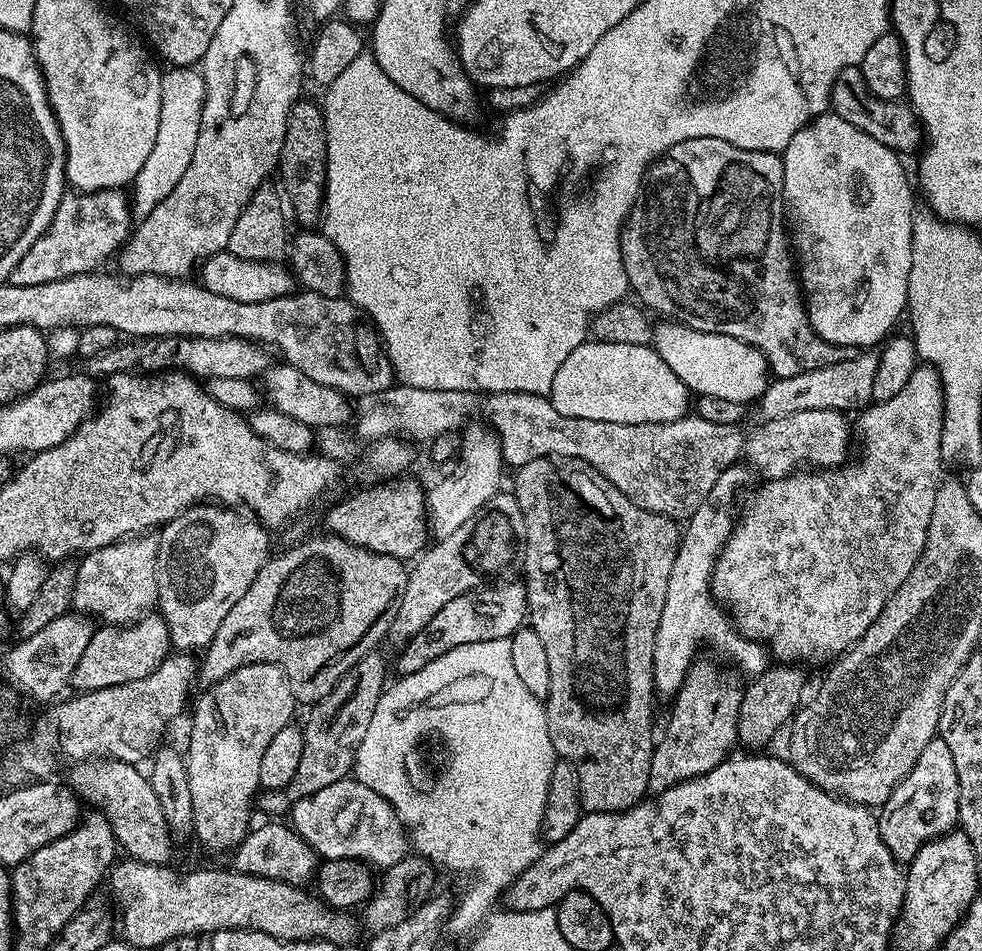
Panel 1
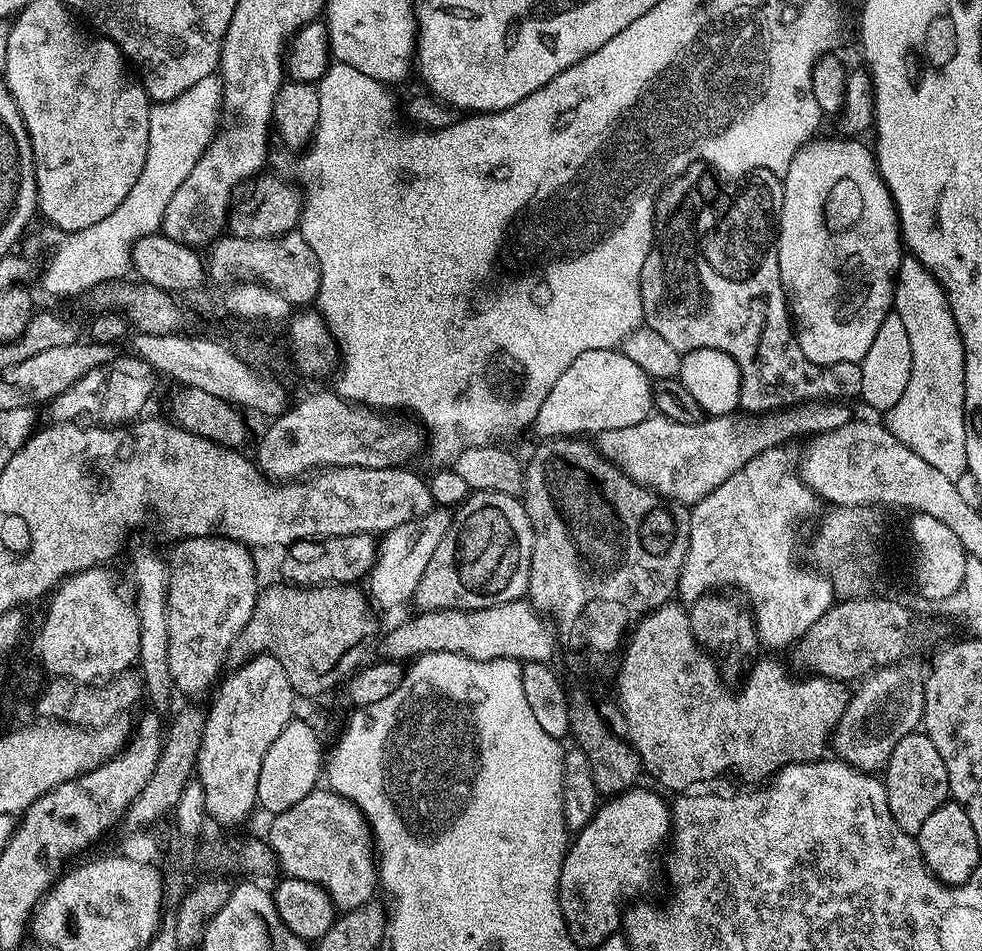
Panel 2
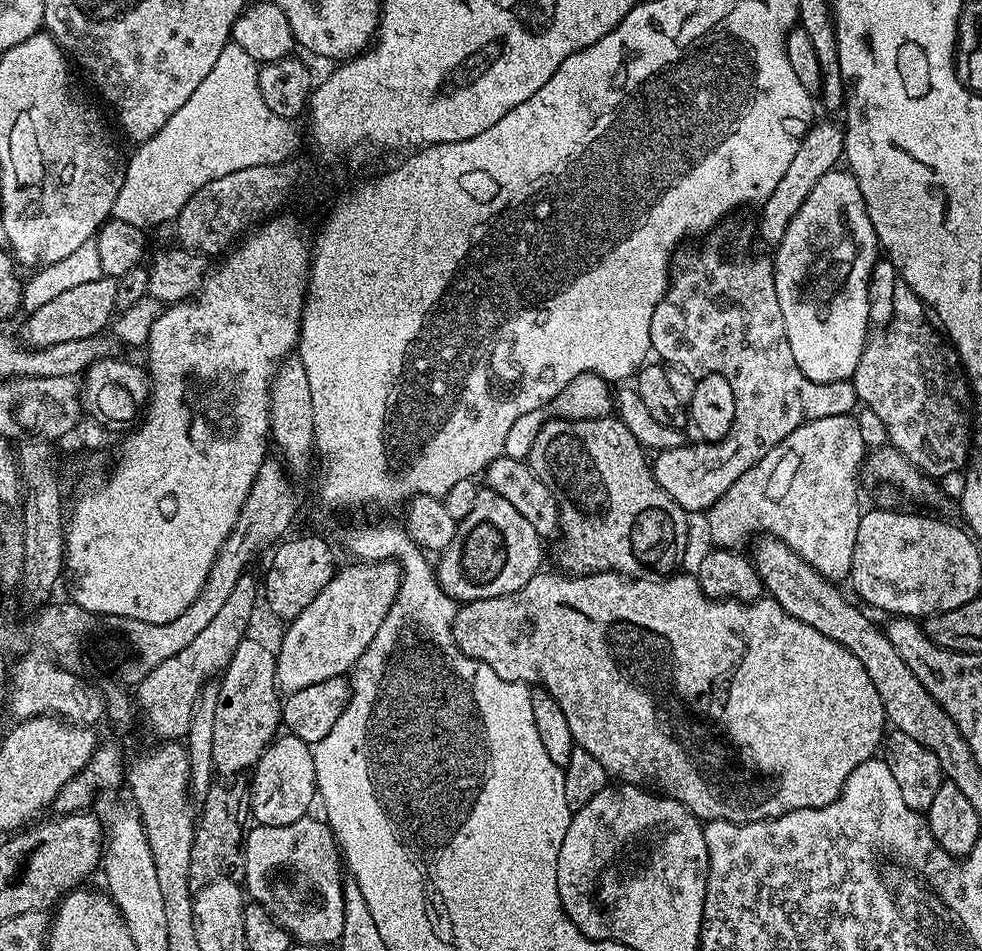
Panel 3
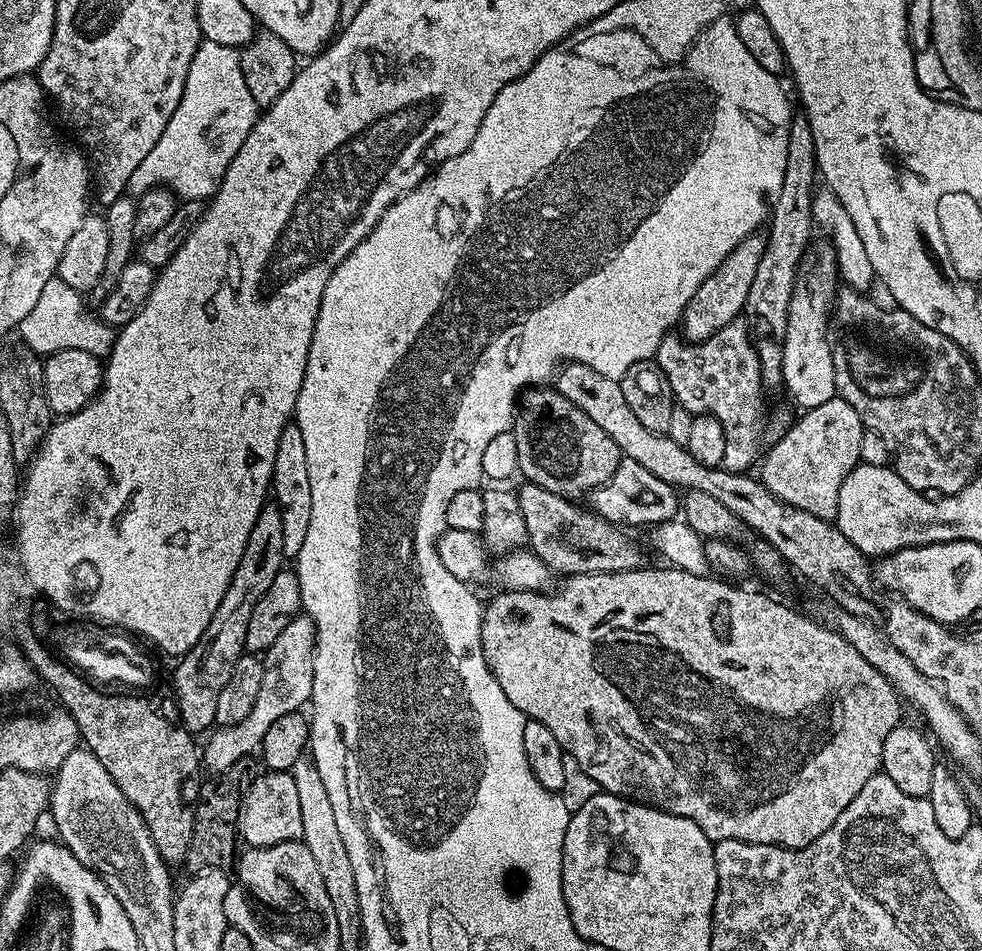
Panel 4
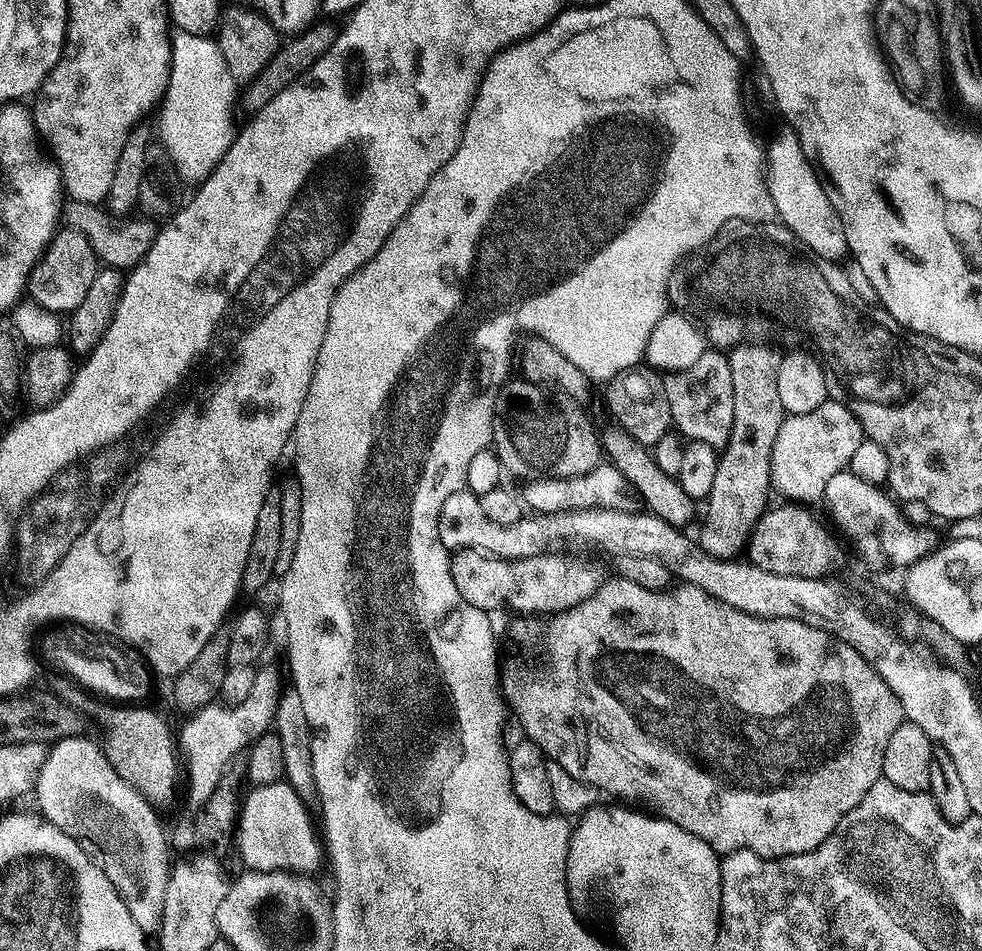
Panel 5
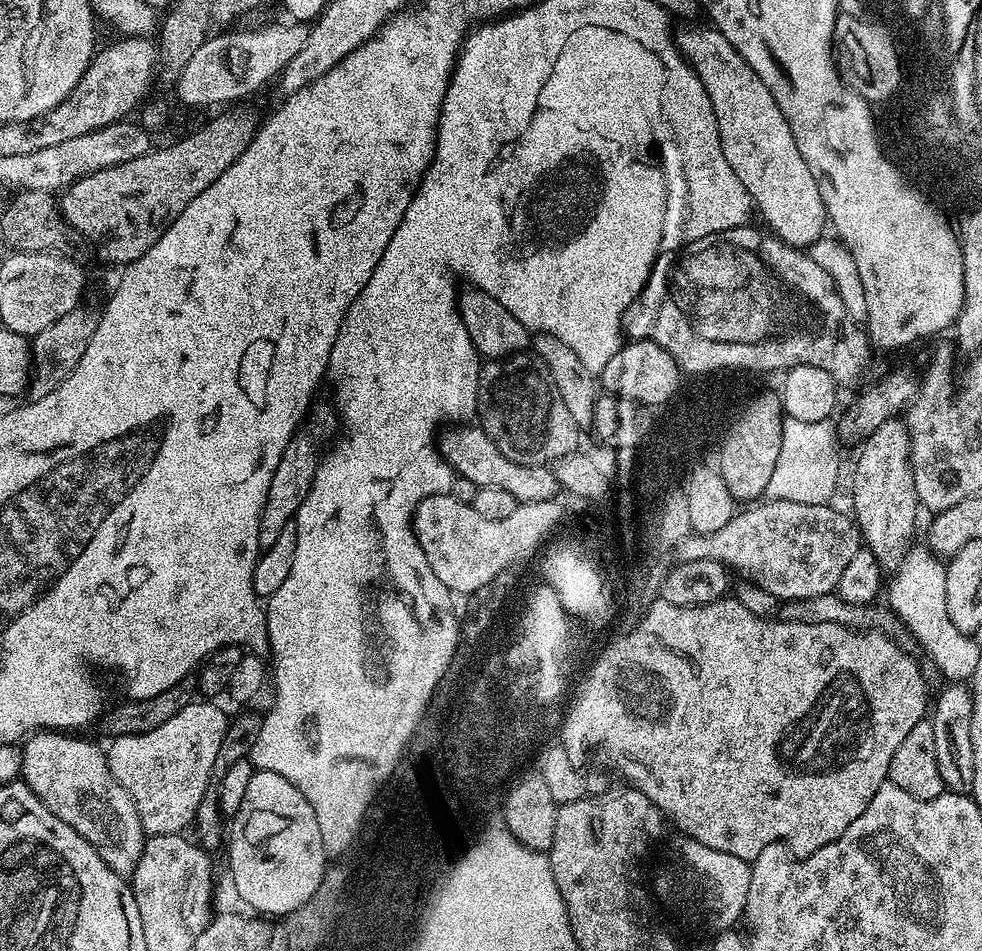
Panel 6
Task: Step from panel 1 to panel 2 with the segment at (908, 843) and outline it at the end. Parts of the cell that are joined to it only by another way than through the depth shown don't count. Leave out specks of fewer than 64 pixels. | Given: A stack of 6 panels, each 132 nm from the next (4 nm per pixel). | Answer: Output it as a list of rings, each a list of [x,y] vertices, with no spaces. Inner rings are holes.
[[[920,730],[906,734],[906,738],[894,746],[894,754],[890,754],[882,779],[890,802],[890,814],[894,814],[894,822],[898,822],[904,832],[920,832],[922,822],[926,822],[926,818],[930,818],[930,814],[934,814],[934,810],[938,810],[950,796],[946,762],[942,762],[938,746],[934,746],[934,742]]]

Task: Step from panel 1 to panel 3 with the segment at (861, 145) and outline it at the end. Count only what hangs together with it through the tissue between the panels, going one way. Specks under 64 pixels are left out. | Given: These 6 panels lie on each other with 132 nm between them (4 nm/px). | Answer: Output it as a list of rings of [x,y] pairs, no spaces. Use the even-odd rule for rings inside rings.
[[[833,170],[822,174],[822,178],[814,182],[814,190],[810,190],[806,202],[802,202],[798,214],[790,218],[790,226],[786,226],[782,242],[775,245],[776,256],[772,260],[778,306],[782,306],[782,322],[786,322],[786,342],[790,342],[798,370],[802,370],[810,382],[821,384],[852,379],[870,335],[870,278],[880,251],[862,190],[858,190],[858,182],[851,172]]]

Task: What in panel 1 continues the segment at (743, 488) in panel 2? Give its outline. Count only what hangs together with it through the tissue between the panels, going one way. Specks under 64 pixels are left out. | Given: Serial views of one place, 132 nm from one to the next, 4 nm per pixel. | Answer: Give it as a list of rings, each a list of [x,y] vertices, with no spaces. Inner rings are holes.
[[[740,462],[733,464],[731,468],[722,473],[718,482],[714,482],[714,490],[710,490],[710,494],[702,502],[702,506],[698,506],[696,513],[683,525],[680,546],[676,549],[676,557],[670,566],[670,578],[666,582],[666,606],[662,606],[662,618],[658,618],[658,634],[654,634],[652,687],[659,695],[661,692],[662,695],[672,698],[680,691],[693,660],[697,659],[698,653],[701,651],[699,648],[703,640],[716,644],[718,651],[725,652],[733,660],[733,662],[731,661],[733,665],[740,664],[739,671],[745,677],[760,676],[770,667],[769,649],[759,640],[741,636],[740,631],[732,622],[731,615],[721,607],[712,594],[712,572],[716,569],[716,559],[720,557],[724,543],[732,537],[734,527],[732,503],[736,500],[736,491],[746,487],[752,479],[754,479],[754,473],[751,468]]]

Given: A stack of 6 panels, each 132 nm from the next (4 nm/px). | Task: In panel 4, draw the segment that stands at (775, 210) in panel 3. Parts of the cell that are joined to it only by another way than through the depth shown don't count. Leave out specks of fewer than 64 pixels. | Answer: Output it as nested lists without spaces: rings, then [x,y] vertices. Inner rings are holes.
[[[760,234],[742,238],[742,242],[738,242],[738,246],[730,250],[730,254],[726,254],[722,266],[718,266],[718,270],[714,270],[714,274],[710,274],[710,278],[706,278],[702,286],[698,286],[694,298],[690,298],[684,308],[682,336],[685,341],[699,342],[710,338],[715,332],[722,330],[722,326],[726,326],[743,313],[750,286],[754,282],[754,274],[758,274],[758,262],[762,262],[765,243],[765,237]]]

